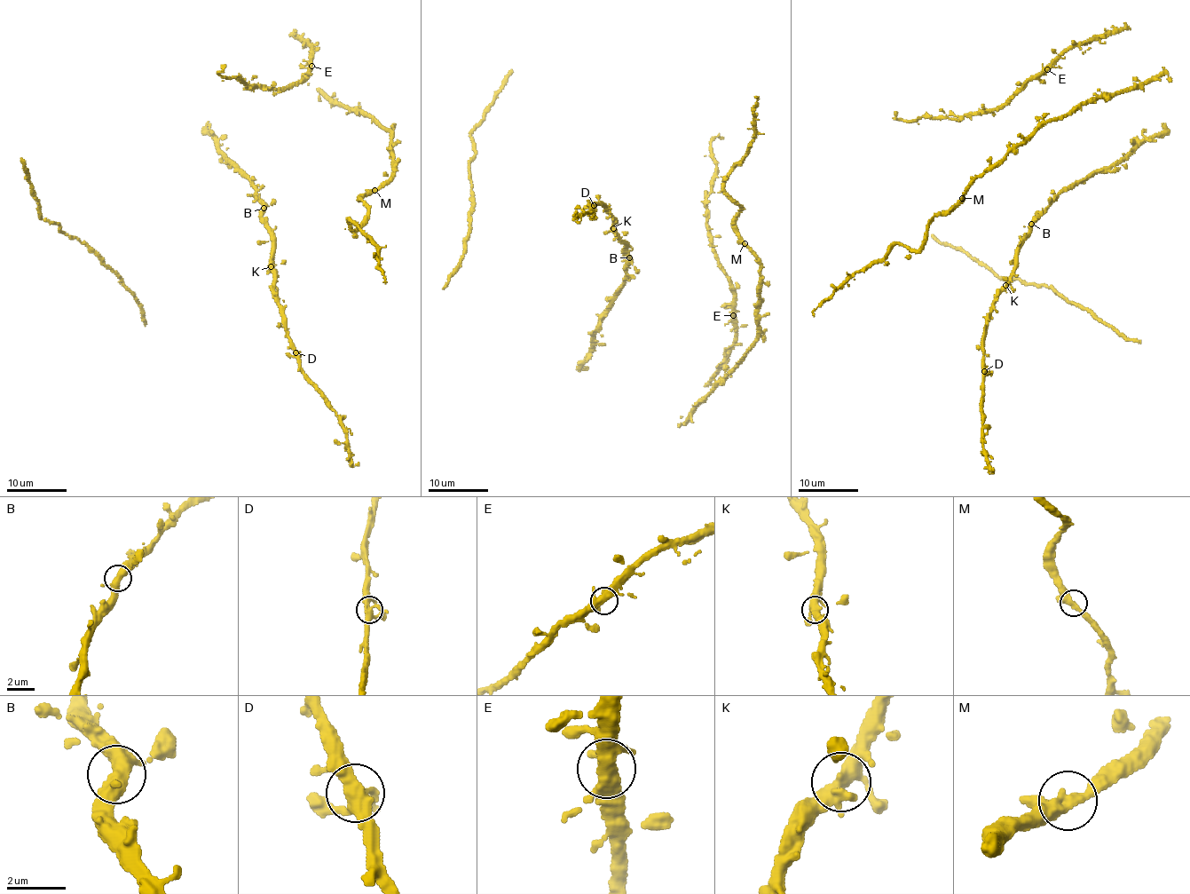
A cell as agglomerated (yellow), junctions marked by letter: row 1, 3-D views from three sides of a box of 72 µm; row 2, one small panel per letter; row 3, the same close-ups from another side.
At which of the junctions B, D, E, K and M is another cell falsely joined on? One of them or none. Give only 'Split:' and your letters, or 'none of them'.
Split: none of them

